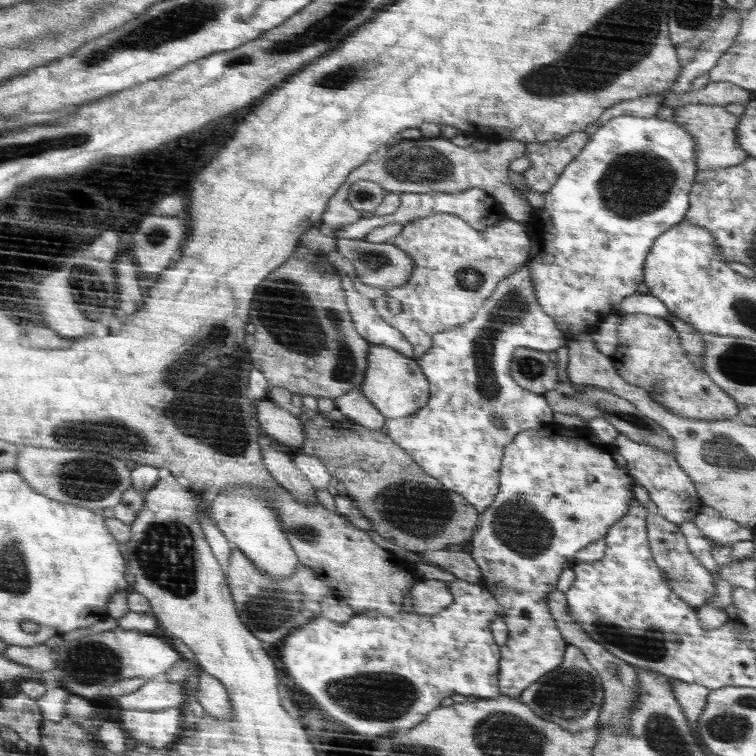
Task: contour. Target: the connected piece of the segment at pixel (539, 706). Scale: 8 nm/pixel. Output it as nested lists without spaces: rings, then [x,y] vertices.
[[[568,645],[564,662],[533,682],[518,698],[543,720],[556,724],[570,735],[578,735],[598,725],[605,700],[604,687],[598,673],[592,668],[584,653]]]

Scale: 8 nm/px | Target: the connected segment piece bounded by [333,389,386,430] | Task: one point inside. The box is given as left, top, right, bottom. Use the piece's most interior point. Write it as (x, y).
(354, 405)

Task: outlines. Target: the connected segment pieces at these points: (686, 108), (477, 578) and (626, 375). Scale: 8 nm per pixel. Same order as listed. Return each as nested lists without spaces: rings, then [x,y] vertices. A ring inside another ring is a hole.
[[[700,103],[681,105],[677,107],[672,119],[676,121],[676,125],[686,127],[688,133],[694,138],[697,171],[734,166],[748,158],[748,153],[736,141],[736,126],[738,126],[741,117],[726,111],[725,106]]]
[[[426,550],[426,552],[416,552],[431,564],[436,563],[442,570],[447,570],[458,579],[470,581],[472,584],[481,584],[482,572],[476,561],[472,559],[470,551],[448,551]]]
[[[621,314],[620,344],[614,356],[617,372],[632,385],[650,392],[654,400],[684,417],[700,420],[737,420],[738,406],[723,389],[714,383],[702,367],[692,365],[682,348],[676,329],[668,320],[647,314]],[[654,386],[662,390],[656,391]]]

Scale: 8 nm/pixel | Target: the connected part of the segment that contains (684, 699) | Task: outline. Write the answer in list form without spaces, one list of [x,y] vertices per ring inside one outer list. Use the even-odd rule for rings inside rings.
[[[670,677],[670,685],[677,702],[684,710],[688,725],[695,731],[703,711],[707,708],[711,690],[701,684],[690,684],[673,677]]]

